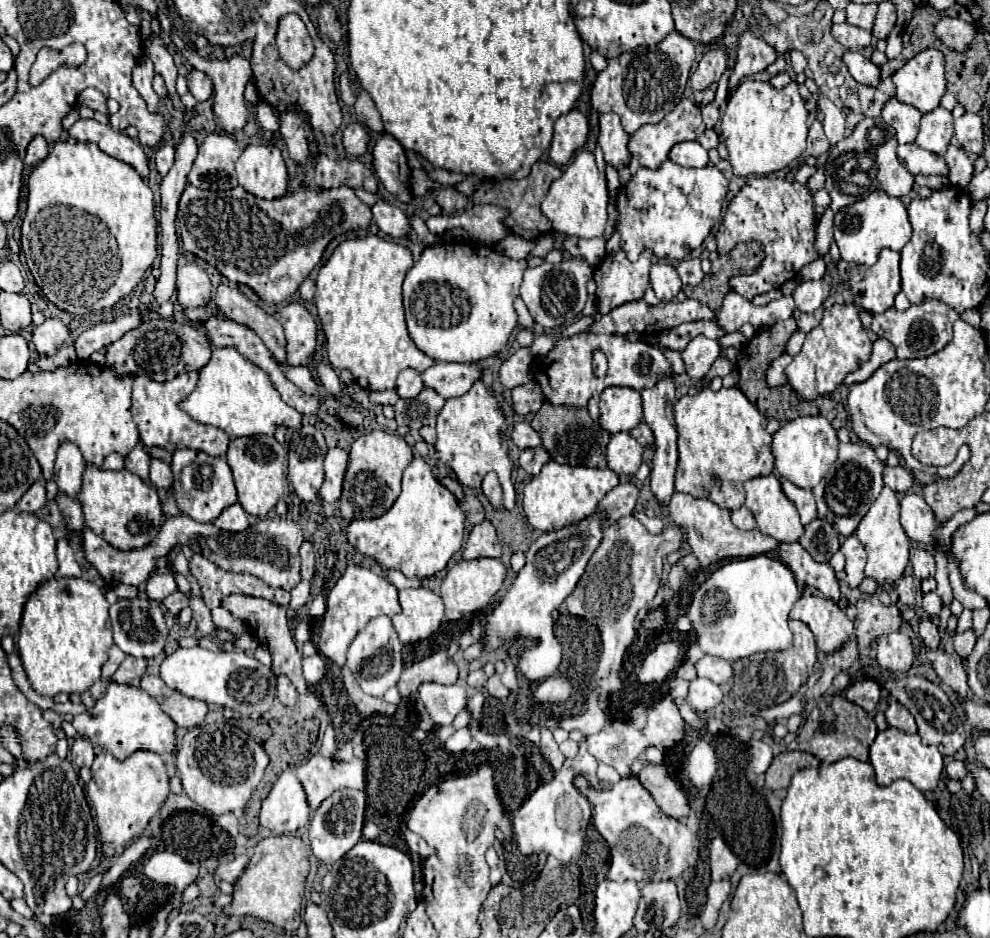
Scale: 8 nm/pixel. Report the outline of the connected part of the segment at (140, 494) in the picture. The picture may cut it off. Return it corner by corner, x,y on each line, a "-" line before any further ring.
86,466
78,494
84,520
90,530
120,550
134,550
150,544
162,524
162,508
156,488
128,470
102,470

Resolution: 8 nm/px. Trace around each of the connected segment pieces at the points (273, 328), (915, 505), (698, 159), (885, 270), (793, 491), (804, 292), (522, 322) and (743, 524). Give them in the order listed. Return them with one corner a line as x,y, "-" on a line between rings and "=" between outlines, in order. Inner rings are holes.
220,284
216,288
214,302
222,314
226,314
230,320
244,324
252,328
266,348
272,352
272,356
280,362
286,362
286,338
280,322
264,312
260,306
256,306
248,296
244,296
236,286
=
906,494
900,502
900,522
908,538
918,544
940,544
936,548
944,555
951,544
953,533
974,516
974,508
961,510
939,528
932,508
924,502
922,496
=
696,140
678,142
676,146
672,146
668,158
678,166
690,166
690,168
702,168
708,164
708,152
=
882,250
874,266
852,266
850,288
854,304
880,314
894,306
894,296
900,292
900,254
894,250
=
780,476
780,482
782,482
782,490
784,494
796,504
798,512
800,512
800,518
802,518
802,524
808,524
816,518
816,504
814,504
814,494
812,490
804,490
804,488
798,488
796,484
792,484
790,480
786,480
784,476
=
818,280
818,282
802,282
794,290
792,296
794,296
794,302
796,302
796,308
798,310
812,314
828,298
828,284
824,280
=
516,298
514,308
516,308
516,314
518,314
518,326
522,326
522,328
532,328
532,326
534,326
534,318
530,316
530,312
528,312
526,304
522,302
522,298
=
742,506
738,510
732,510
732,522
740,530
754,530
756,528
756,520
746,506

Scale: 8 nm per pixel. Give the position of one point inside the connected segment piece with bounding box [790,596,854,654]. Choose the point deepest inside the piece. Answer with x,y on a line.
831,628

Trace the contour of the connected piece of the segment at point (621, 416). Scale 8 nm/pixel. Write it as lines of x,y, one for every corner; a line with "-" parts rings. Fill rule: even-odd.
610,386
600,394
600,426
610,432
630,432
642,422
640,392

